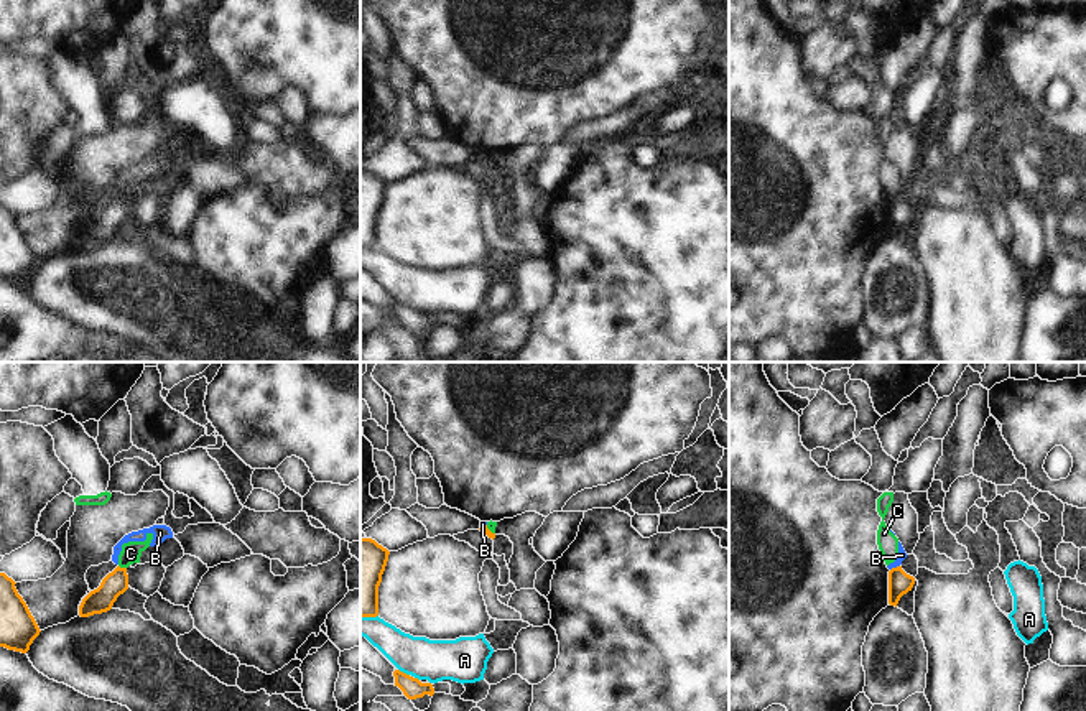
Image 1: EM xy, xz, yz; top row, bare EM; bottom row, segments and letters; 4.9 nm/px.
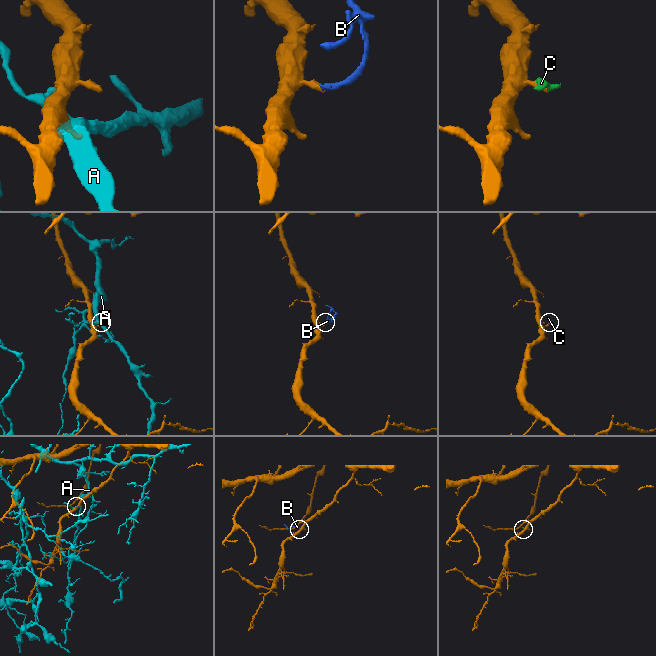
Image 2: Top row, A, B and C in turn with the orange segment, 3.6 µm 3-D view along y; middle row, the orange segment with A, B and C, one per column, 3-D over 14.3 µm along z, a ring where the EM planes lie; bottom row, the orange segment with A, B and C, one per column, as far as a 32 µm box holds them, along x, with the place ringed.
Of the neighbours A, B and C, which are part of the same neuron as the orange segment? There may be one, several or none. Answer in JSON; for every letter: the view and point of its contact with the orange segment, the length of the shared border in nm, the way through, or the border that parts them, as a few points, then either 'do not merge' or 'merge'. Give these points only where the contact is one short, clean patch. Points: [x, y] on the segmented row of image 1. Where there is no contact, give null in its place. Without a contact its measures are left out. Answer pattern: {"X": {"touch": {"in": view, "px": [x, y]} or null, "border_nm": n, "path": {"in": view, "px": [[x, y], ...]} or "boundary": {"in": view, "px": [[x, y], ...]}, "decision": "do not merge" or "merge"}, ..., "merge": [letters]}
{"A": {"touch": {"in": "xz", "px": [402, 672]}, "border_nm": 70, "decision": "do not merge"}, "B": {"touch": {"in": "yz", "px": [894, 568]}, "border_nm": 50, "boundary": {"in": "yz", "px": [[899, 565], [891, 570]]}, "decision": "do not merge"}, "C": {"touch": {"in": "xy", "px": [122, 568]}, "border_nm": 40, "boundary": {"in": "xy", "px": [[119, 565], [125, 568]]}, "decision": "do not merge"}, "merge": []}

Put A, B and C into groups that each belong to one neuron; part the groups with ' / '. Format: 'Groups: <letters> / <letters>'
Groups: A / B C.

